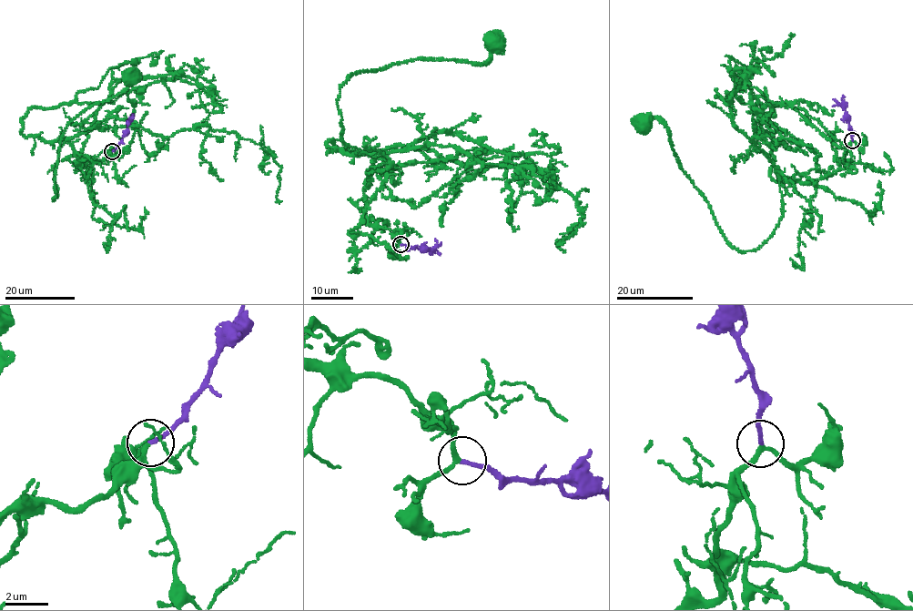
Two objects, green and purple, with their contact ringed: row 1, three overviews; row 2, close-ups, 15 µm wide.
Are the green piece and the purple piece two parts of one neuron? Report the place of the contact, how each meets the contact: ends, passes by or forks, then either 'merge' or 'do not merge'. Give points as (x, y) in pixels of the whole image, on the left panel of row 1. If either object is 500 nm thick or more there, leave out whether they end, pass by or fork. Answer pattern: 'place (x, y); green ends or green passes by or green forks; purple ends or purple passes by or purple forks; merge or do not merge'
place (112, 151); green passes by; purple ends; merge

